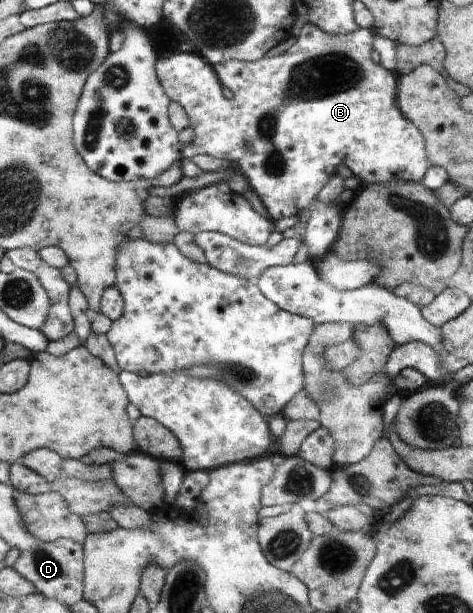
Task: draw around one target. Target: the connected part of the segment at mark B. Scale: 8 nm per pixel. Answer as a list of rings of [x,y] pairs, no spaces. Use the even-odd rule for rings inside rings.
[[[305,22],[300,28],[297,35],[298,40],[291,46],[289,51],[279,55],[270,53],[263,56],[261,60],[256,62],[244,62],[241,60],[229,60],[216,66],[209,65],[197,52],[195,45],[190,42],[181,43],[180,41],[170,40],[168,45],[163,47],[166,52],[166,58],[160,58],[157,61],[158,80],[161,82],[163,89],[170,96],[171,101],[178,103],[185,108],[190,119],[190,125],[194,131],[192,142],[182,145],[182,152],[185,158],[192,158],[199,153],[209,154],[217,159],[227,159],[227,161],[237,161],[239,163],[239,171],[248,179],[252,190],[259,193],[263,197],[264,205],[268,211],[270,219],[276,222],[282,217],[291,217],[292,215],[300,215],[303,211],[311,210],[309,215],[308,226],[304,234],[304,242],[308,247],[308,255],[311,262],[318,262],[324,258],[329,249],[333,248],[333,243],[338,239],[338,233],[342,227],[343,219],[334,206],[326,206],[319,202],[317,193],[319,189],[325,185],[325,181],[335,173],[335,169],[343,165],[348,167],[353,175],[359,181],[363,179],[365,183],[385,183],[390,181],[403,180],[406,182],[421,182],[425,179],[427,171],[429,171],[429,162],[425,155],[425,138],[422,136],[421,130],[407,118],[402,110],[397,107],[398,85],[395,81],[395,75],[391,70],[387,71],[383,64],[375,63],[371,59],[371,51],[373,51],[374,41],[373,33],[367,28],[359,28],[353,33],[335,35],[322,30],[319,26],[313,25],[311,22]],[[223,87],[231,90],[232,99],[223,96]]]

